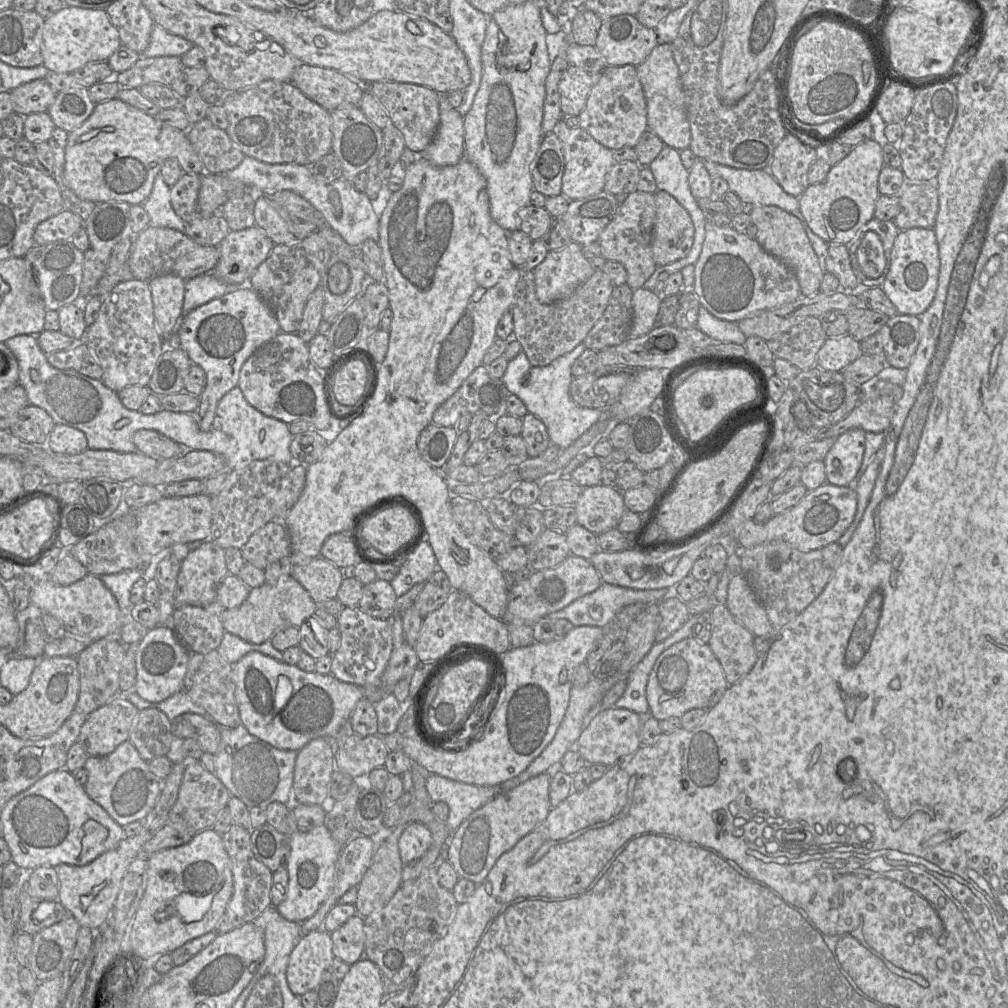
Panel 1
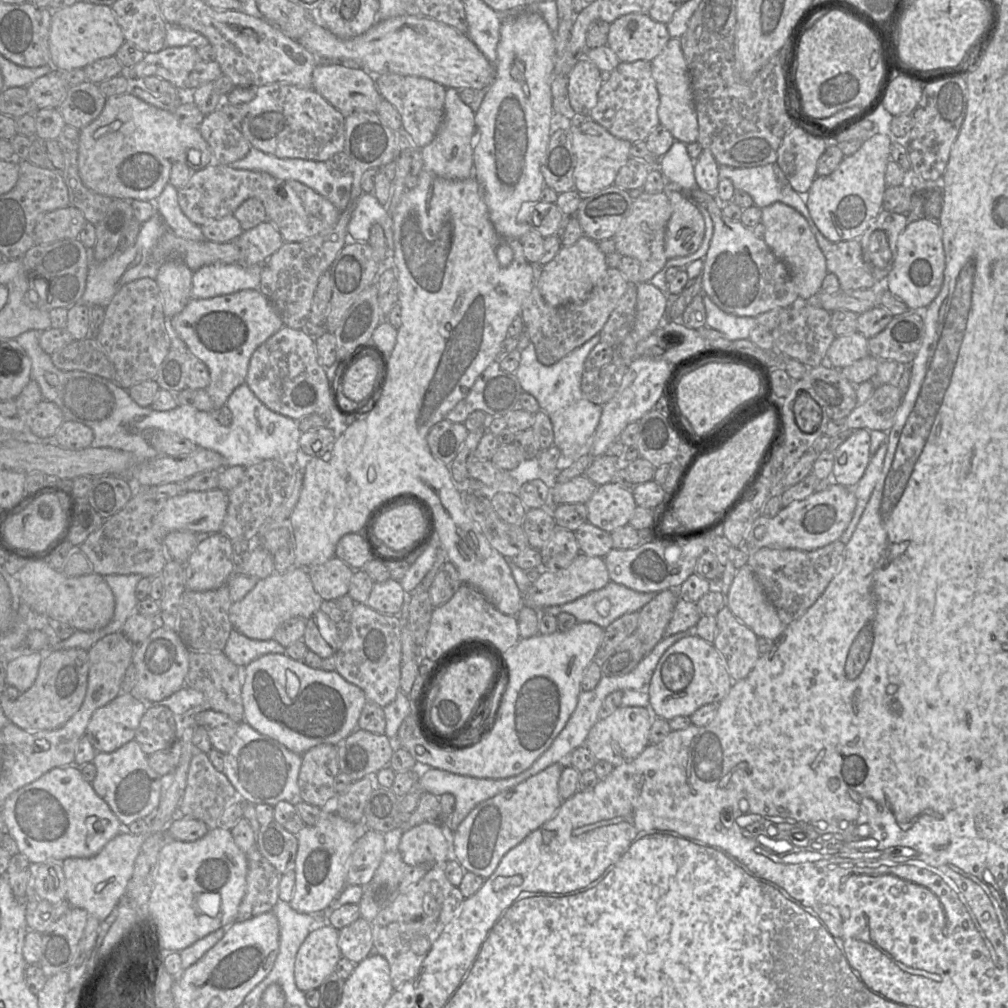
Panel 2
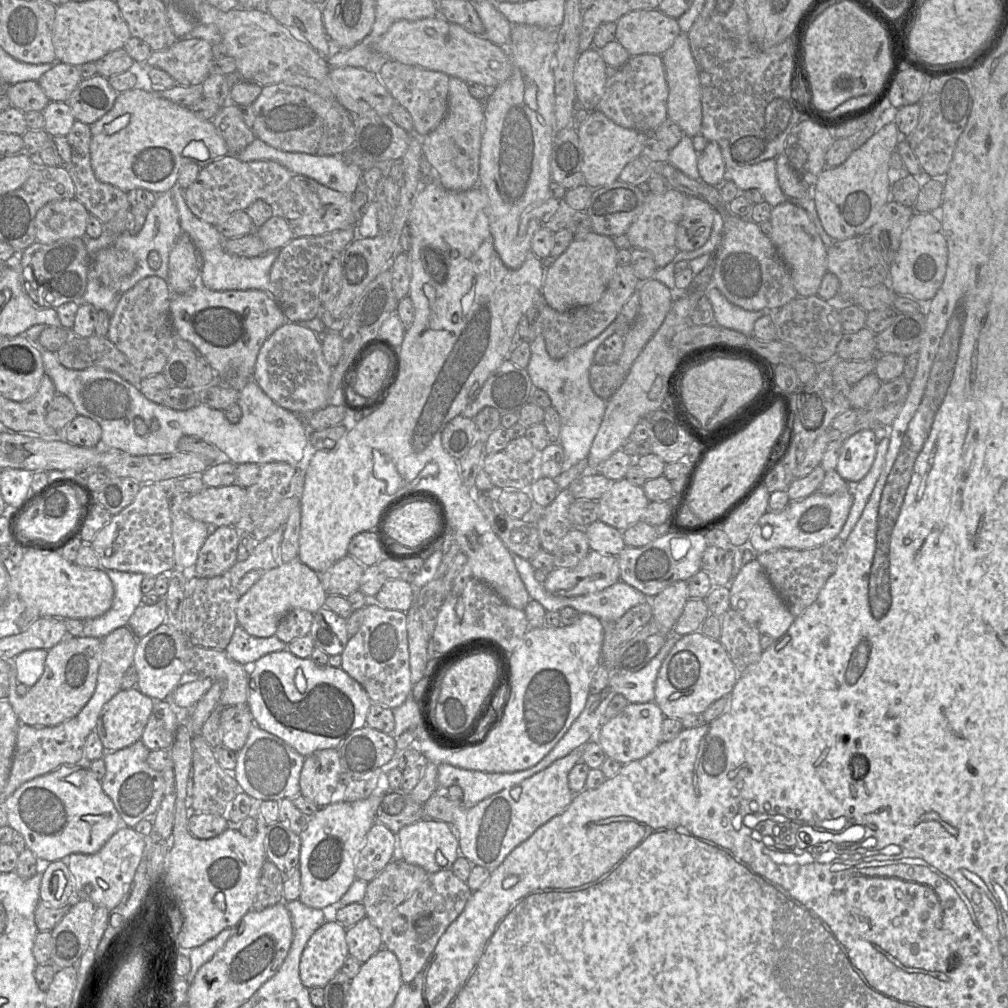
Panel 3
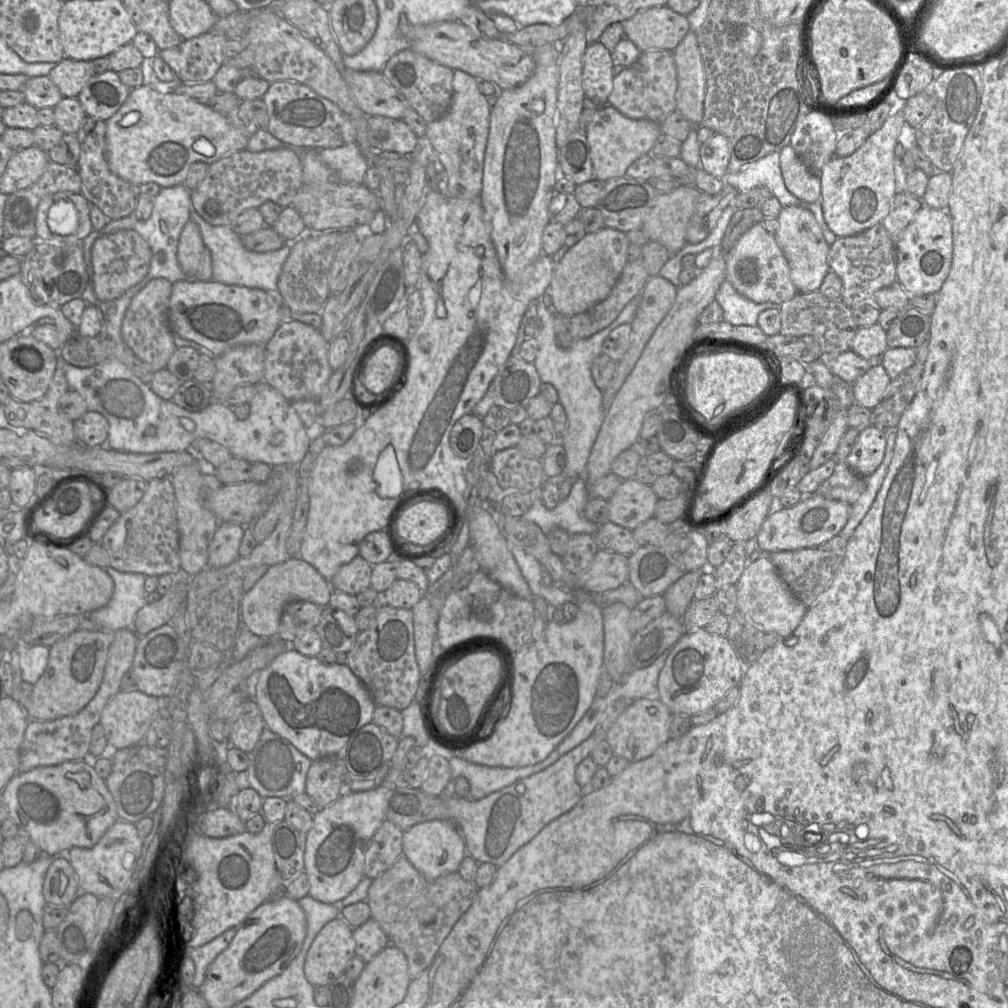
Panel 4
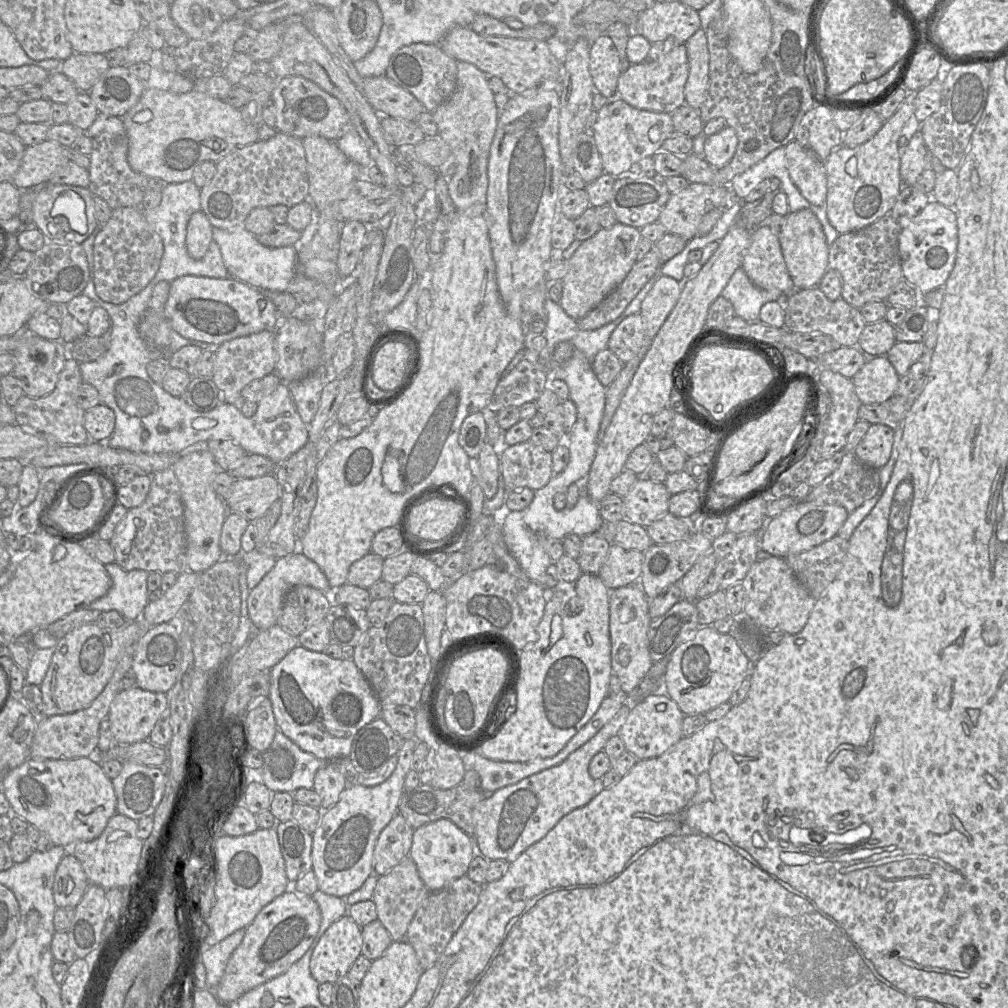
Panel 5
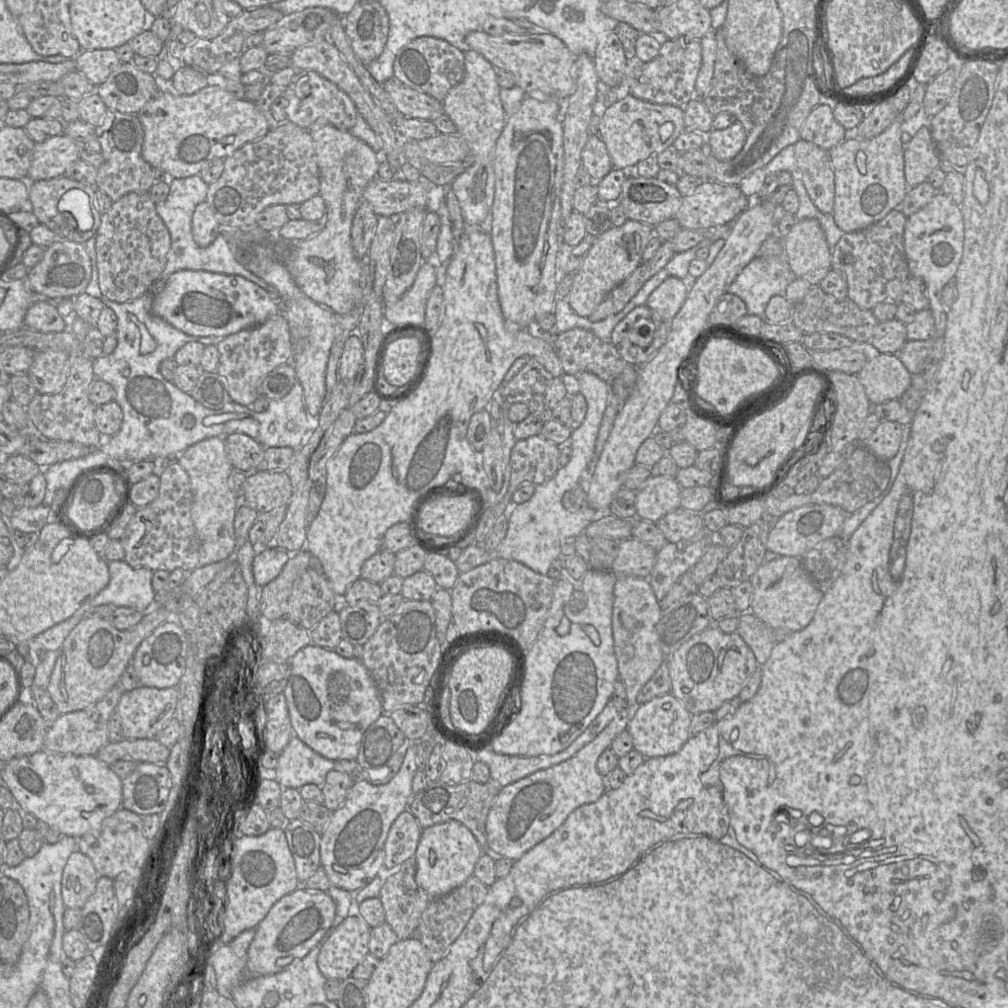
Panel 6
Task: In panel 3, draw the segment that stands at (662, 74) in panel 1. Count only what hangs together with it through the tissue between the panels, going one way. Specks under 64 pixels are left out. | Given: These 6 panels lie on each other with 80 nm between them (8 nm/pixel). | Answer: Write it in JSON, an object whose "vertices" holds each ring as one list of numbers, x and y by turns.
{"vertices":[[681,32,675,38,672,46,665,51,661,57,669,89,667,101,668,119,675,122,681,128,685,136,693,138,701,133,702,104,699,73,691,52,688,34]]}

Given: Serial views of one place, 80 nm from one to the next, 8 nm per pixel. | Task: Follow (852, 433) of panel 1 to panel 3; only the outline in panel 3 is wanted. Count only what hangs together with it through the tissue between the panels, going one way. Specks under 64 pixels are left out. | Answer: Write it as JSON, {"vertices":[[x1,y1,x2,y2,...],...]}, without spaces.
{"vertices":[[865,429,845,440,837,462,836,471,850,485,861,481,875,460,878,441,871,429]]}

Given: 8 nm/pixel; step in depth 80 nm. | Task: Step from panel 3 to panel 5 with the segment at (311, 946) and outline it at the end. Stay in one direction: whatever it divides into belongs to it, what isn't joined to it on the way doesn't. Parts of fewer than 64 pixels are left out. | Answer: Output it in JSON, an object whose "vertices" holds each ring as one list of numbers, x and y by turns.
{"vertices":[[345,915,321,936,310,959,310,972,319,984,334,984,347,976,361,951,362,928]]}

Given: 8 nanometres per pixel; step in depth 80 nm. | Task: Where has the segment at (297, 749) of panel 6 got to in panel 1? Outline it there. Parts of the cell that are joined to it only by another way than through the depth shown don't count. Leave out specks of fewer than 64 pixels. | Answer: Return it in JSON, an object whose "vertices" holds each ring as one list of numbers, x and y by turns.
{"vertices":[[241,724,234,728,220,727,221,741,215,756,215,775,232,796,240,799,248,808,266,806,272,802,291,805,293,800,294,767,297,752,278,749,250,734]]}

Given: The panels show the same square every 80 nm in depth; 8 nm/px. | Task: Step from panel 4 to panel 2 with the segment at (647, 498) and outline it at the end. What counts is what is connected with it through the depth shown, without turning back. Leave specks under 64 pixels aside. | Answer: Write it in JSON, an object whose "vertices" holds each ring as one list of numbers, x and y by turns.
{"vertices":[[612,482,598,486,585,503,588,509,588,522,610,533,629,524,638,507,632,488]]}

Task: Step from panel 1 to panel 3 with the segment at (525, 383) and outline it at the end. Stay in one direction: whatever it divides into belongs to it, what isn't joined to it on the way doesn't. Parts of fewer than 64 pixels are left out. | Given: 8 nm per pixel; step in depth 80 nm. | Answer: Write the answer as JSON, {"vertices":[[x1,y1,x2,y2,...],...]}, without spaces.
{"vertices":[[618,318,597,337,558,360,549,356,542,336,536,336,530,344,531,357,526,370,535,388,548,394,552,407,560,416,559,443,566,455,566,467,572,467,588,458,592,443,604,418,607,401,597,396,593,391,589,381,589,373,594,364,594,356,598,347,619,327,620,324,616,324,617,320]]}

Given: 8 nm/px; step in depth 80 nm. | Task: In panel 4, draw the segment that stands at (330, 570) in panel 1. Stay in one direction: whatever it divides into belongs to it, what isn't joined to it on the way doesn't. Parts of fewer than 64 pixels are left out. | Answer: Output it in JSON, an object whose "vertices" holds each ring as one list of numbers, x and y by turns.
{"vertices":[[360,555,342,565,329,581,333,590,357,595,370,587,373,565]]}

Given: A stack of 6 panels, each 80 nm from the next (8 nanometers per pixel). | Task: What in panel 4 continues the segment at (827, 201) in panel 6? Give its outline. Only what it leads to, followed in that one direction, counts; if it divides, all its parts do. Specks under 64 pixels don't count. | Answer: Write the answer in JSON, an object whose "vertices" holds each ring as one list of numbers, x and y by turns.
{"vertices":[[791,145,785,146,780,151,780,169,786,188,801,202,820,201,819,174,808,169]]}

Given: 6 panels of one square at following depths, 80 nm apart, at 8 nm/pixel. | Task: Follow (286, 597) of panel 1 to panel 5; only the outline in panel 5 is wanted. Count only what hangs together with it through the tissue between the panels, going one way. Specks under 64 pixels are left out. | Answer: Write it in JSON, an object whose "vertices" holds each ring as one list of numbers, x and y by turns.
{"vertices":[[299,550,277,559,275,566,255,588,250,590,247,605,249,617,255,630,266,630,277,624,287,592,298,585,310,586,323,592,331,592,329,581,321,568]]}

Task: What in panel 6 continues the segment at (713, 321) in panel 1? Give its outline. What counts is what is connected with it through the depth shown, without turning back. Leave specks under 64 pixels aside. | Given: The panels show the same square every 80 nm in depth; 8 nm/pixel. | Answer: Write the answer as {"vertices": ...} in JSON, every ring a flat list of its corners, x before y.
{"vertices":[[784,249,784,254,781,257,755,257,738,274,728,287,727,292,734,294,743,300,748,315,756,315,763,318,765,309,771,297,785,297,786,289,794,278]]}

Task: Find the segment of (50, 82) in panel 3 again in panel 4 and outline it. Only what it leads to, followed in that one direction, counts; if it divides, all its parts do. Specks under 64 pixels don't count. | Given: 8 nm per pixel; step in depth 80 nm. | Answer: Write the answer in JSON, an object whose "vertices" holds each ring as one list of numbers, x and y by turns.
{"vertices":[[64,58,48,74,63,97,77,97,87,82,96,75,92,61]]}

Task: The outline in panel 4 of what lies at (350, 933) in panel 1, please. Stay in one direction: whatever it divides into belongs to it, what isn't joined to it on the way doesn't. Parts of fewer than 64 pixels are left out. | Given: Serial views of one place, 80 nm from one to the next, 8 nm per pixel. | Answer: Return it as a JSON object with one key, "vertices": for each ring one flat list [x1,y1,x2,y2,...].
{"vertices":[[373,918,353,929,355,955,368,963,390,944,387,934]]}

